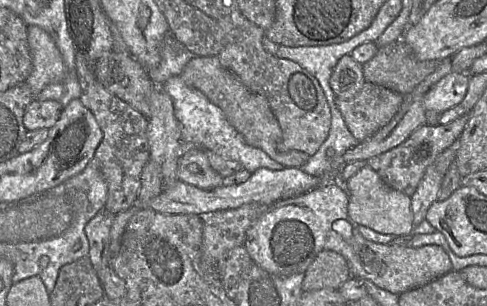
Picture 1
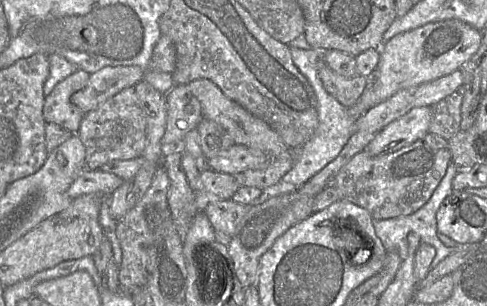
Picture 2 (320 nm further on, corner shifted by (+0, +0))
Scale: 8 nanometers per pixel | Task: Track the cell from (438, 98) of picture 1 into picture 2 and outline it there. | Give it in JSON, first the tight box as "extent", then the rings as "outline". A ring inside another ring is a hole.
{"extent":[364,106,431,156],"outline":[[[430,106],[414,107],[376,133],[364,151],[377,156],[408,146],[428,133],[431,118]]]}

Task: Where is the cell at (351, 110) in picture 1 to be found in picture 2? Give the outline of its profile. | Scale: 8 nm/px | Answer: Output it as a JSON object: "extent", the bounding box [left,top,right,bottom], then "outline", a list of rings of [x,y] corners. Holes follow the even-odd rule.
{"extent":[318,59,369,108],"outline":[[[323,59],[318,66],[318,75],[325,90],[347,108],[357,102],[369,80],[358,73],[350,78],[340,76],[330,69]]]}

